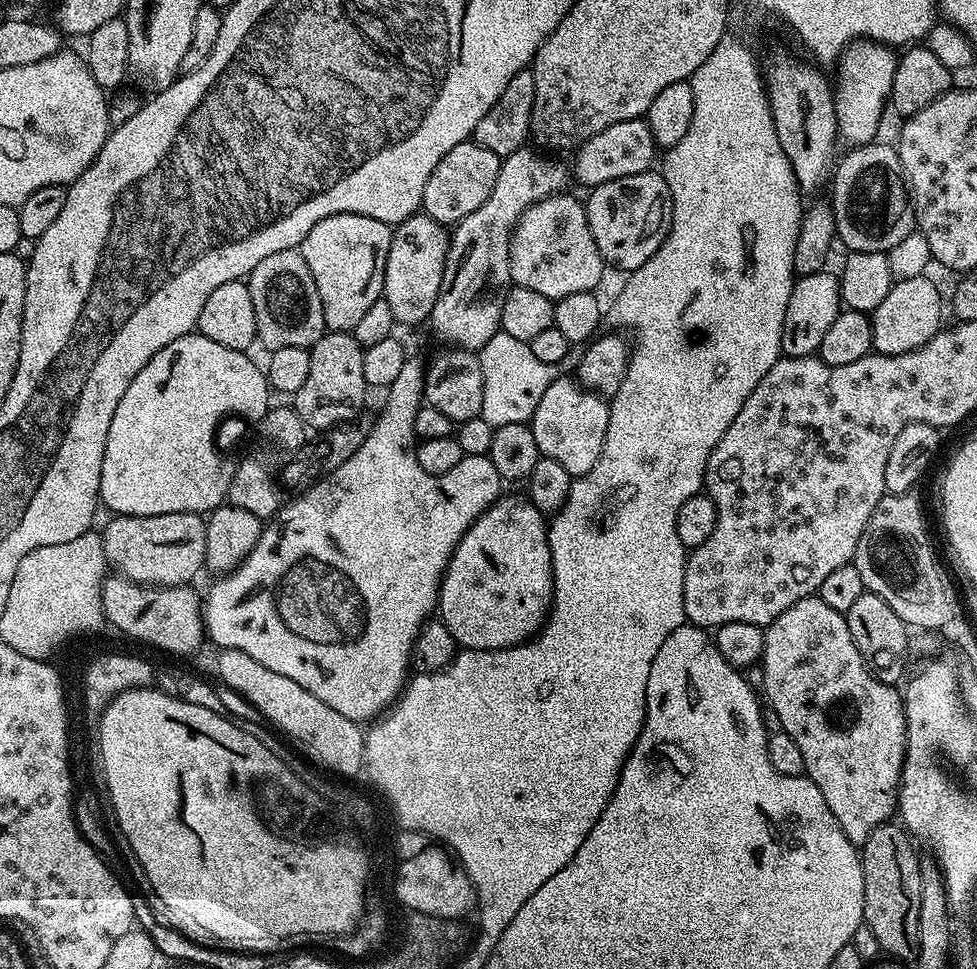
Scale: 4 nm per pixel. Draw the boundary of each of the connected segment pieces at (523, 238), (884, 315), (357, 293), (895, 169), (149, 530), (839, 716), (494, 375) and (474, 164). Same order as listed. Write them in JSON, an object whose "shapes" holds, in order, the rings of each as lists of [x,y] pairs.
{"shapes":[[[[553,194],[545,200],[539,200],[520,215],[520,221],[512,231],[510,242],[510,274],[512,284],[518,288],[534,290],[538,294],[546,294],[553,302],[566,298],[566,294],[578,294],[599,289],[600,279],[604,276],[606,265],[598,246],[594,242],[594,234],[590,234],[588,210],[569,194]]],[[[925,274],[895,281],[890,294],[886,294],[883,302],[871,312],[872,346],[879,355],[910,354],[910,350],[926,346],[926,342],[930,342],[930,338],[941,331],[940,288],[930,277]]],[[[343,212],[322,218],[300,243],[299,252],[314,274],[318,298],[322,298],[322,318],[329,332],[351,332],[366,310],[384,295],[386,254],[390,254],[392,228],[362,214]]],[[[878,143],[861,144],[848,150],[844,157],[839,157],[830,176],[836,240],[844,243],[848,252],[886,254],[916,228],[916,211],[912,208],[900,156],[891,143]]],[[[198,512],[158,514],[157,516],[111,517],[105,528],[104,558],[119,575],[136,584],[169,588],[179,584],[192,584],[200,568],[205,567],[206,520]]],[[[819,595],[807,596],[802,598],[802,602],[794,602],[794,606],[790,606],[790,610],[778,614],[776,621],[767,625],[764,633],[763,664],[765,692],[763,695],[766,697],[767,707],[770,712],[770,707],[772,707],[772,712],[776,715],[777,722],[780,723],[777,725],[782,731],[790,734],[790,738],[794,738],[794,743],[798,745],[798,750],[802,752],[802,759],[806,762],[805,773],[814,782],[814,786],[818,786],[818,790],[822,790],[822,798],[826,798],[826,806],[830,806],[830,814],[834,814],[838,826],[842,826],[842,834],[846,834],[846,838],[851,844],[862,846],[878,825],[889,823],[893,819],[898,808],[900,771],[904,768],[904,747],[906,746],[906,722],[904,721],[904,702],[901,693],[893,685],[884,684],[872,675],[872,669],[864,663],[858,646],[854,646],[854,642],[850,638],[847,615],[838,610],[830,610],[830,606],[826,606],[826,602],[822,602]]],[[[498,331],[486,342],[486,346],[479,349],[478,357],[481,364],[482,378],[484,379],[484,389],[482,390],[483,417],[494,429],[511,424],[528,424],[531,421],[534,410],[538,402],[542,402],[542,394],[546,394],[546,386],[554,382],[558,375],[557,369],[546,362],[534,358],[530,351],[528,341],[510,338],[510,334]]],[[[465,142],[454,146],[438,166],[430,174],[424,191],[422,205],[423,215],[434,218],[439,224],[455,226],[466,214],[474,214],[486,198],[490,198],[490,190],[494,190],[494,182],[498,178],[501,157],[494,150],[486,150],[486,146],[475,142]]]]}

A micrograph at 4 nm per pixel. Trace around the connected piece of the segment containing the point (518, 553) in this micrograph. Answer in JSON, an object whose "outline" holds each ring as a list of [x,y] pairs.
{"outline":[[[507,496],[491,504],[464,531],[440,581],[438,616],[461,649],[502,650],[523,644],[543,628],[552,606],[554,578],[545,513],[539,512],[527,499]]]}

